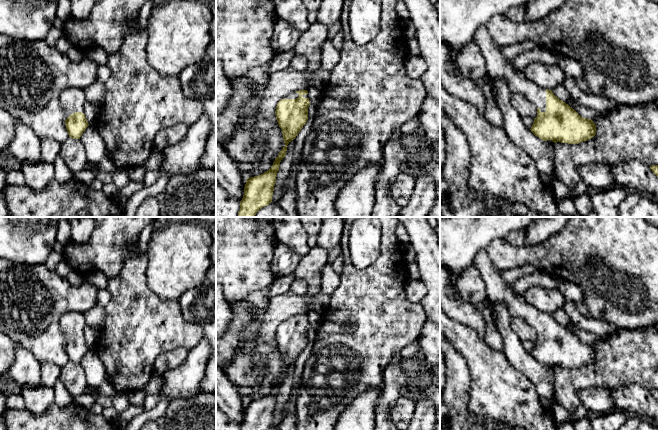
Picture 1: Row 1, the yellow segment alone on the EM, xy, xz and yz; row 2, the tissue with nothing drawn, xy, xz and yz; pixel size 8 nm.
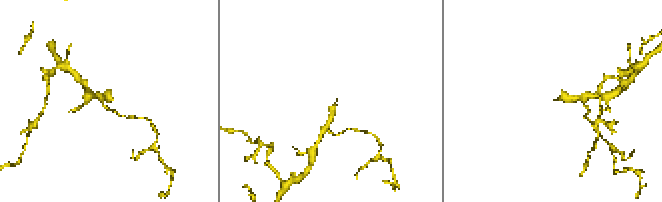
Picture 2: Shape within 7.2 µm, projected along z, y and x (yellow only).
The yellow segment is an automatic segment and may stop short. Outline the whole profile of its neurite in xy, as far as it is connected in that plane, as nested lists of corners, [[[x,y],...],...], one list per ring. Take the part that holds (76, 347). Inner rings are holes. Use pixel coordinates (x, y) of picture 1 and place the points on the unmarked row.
[[[68,311],[61,316],[58,324],[64,334],[65,349],[69,361],[80,363],[89,350],[84,338],[86,322],[83,313]]]

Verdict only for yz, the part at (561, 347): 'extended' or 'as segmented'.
extended

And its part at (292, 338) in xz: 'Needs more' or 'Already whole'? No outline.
Needs more

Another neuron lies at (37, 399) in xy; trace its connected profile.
[[[41,385],[39,387],[21,388],[25,406],[34,413],[42,413],[54,403],[54,388]]]

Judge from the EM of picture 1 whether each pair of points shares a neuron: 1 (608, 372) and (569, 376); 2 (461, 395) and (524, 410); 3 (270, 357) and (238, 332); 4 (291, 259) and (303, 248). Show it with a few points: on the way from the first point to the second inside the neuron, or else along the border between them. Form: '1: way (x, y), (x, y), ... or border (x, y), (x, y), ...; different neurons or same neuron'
1: way (598, 373), (579, 376); same neuron
2: border (469, 374), (468, 410), (472, 414), (481, 417); different neurons
3: way (262, 349), (253, 347), (246, 340); same neuron
4: border (278, 242), (288, 246), (301, 257); different neurons

